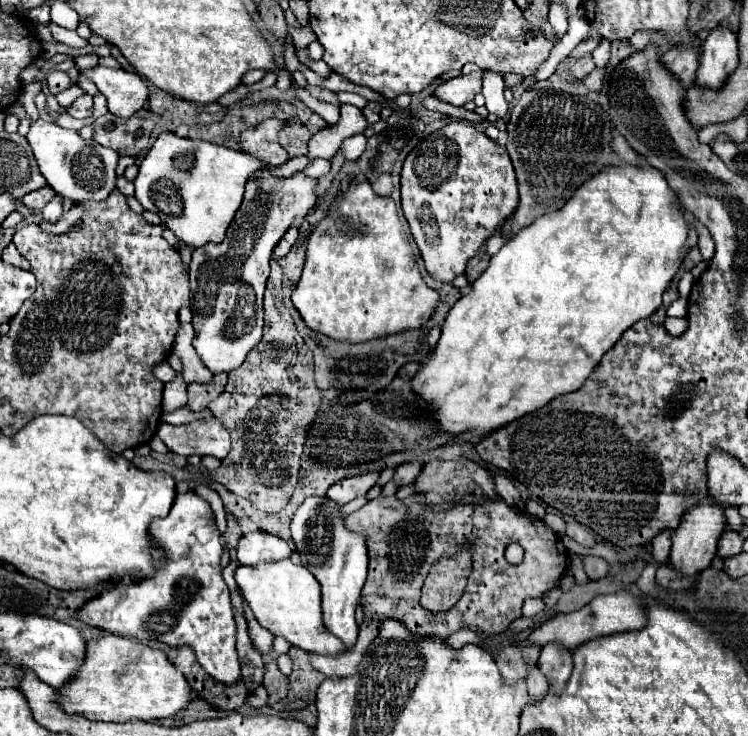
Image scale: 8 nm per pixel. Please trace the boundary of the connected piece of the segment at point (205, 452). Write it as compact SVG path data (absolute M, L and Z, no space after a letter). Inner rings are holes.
M194 420L182 426L160 424L158 436L164 444L180 456L216 456L218 460L226 458L230 452L230 436L226 428L216 420Z

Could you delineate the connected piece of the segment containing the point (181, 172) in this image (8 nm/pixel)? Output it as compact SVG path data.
M162 132L140 164L138 178L134 180L136 200L144 210L158 214L162 224L170 228L178 240L192 248L200 248L208 242L218 244L224 240L224 234L242 204L244 186L256 172L268 170L272 176L292 176L302 172L306 164L310 164L310 160L302 156L292 158L282 166L270 166L246 152L204 140L180 138L174 132Z

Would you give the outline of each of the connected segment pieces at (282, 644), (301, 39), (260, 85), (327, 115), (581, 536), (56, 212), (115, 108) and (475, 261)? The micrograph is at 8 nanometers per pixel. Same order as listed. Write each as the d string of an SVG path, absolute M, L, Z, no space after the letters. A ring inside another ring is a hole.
M274 638L274 642L272 642L272 650L266 654L266 660L276 662L276 660L278 660L278 656L288 654L290 646L292 646L292 644L290 644L290 642L286 642L286 640L282 640L282 638Z
M292 26L290 28L290 36L292 36L292 42L296 48L306 48L310 42L312 42L312 32L308 32L306 28L302 26Z
M266 72L265 76L259 82L248 86L249 92L253 93L256 91L261 91L263 89L273 86L277 81L277 75L274 73Z
M290 76L292 85L295 88L298 98L312 111L316 112L318 116L322 116L328 124L336 124L340 118L340 106L338 104L328 104L322 100L316 100L312 97L305 88L299 87Z
M570 522L570 524L568 524L568 530L566 530L566 534L568 534L572 540L580 542L582 546L586 546L586 548L592 548L592 546L596 544L596 540L594 540L594 534L590 532L590 528L586 528L586 526L578 524L578 522Z
M56 196L44 210L42 210L42 218L46 220L46 222L58 222L60 220L60 216L62 216L62 204L60 204L60 196Z
M94 66L88 70L80 70L80 76L90 78L98 90L108 100L108 110L112 114L118 114L120 118L130 118L138 110L146 106L148 100L148 84L132 72L126 72L122 68L104 68Z
M480 250L468 264L466 264L466 280L472 284L484 270L486 270L486 266L488 266L488 260L490 260L490 256L486 254L486 250Z

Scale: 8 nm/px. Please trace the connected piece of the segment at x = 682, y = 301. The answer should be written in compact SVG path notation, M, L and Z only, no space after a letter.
M678 298L678 300L672 302L672 306L668 308L668 316L686 318L686 314L688 314L688 300L686 300L686 298Z

